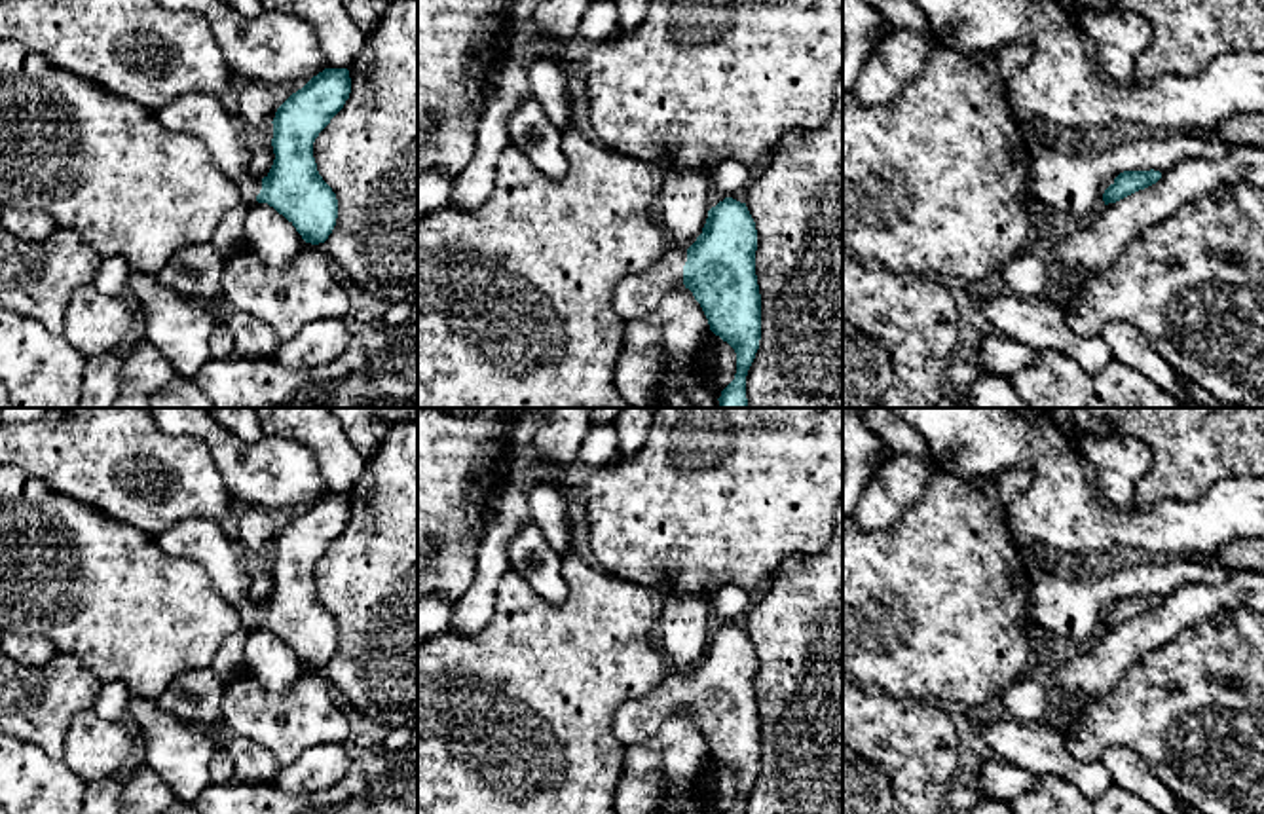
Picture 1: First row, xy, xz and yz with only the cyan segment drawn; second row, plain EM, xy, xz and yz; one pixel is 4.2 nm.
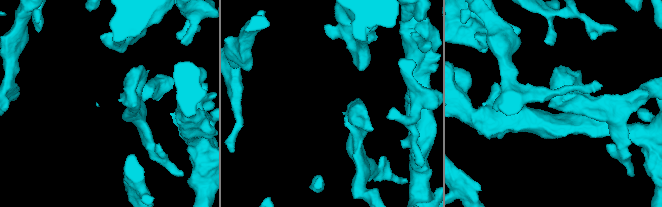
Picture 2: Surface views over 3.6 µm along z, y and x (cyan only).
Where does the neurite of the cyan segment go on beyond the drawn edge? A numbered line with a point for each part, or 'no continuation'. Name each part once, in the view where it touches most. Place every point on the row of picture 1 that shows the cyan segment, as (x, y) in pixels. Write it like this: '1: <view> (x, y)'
1: xz (638, 295)

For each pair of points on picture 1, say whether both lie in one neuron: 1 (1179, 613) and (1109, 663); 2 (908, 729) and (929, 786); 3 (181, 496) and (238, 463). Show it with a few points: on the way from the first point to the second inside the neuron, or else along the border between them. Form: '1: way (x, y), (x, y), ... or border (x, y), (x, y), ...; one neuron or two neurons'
1: way (1162, 625), (1126, 646); one neuron
2: way (911, 742), (921, 758), (921, 773); one neuron
3: border (194, 437), (205, 444), (232, 498); two neurons

